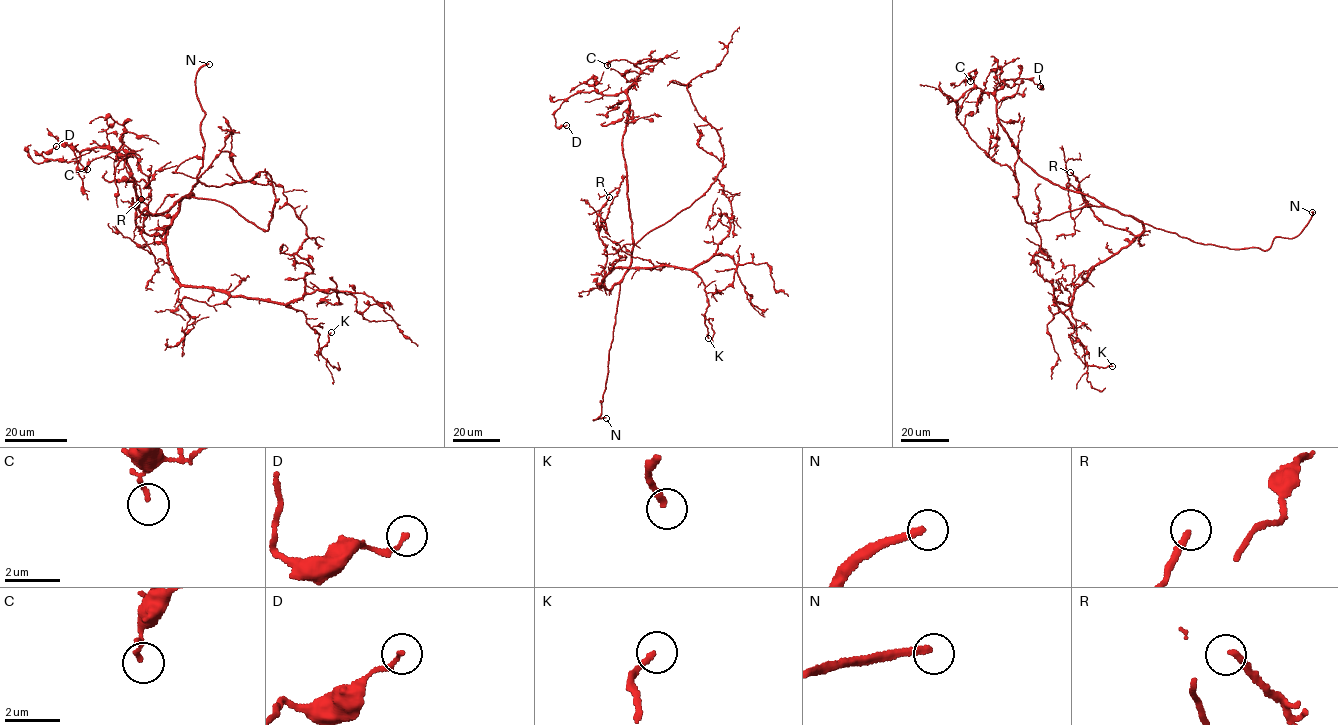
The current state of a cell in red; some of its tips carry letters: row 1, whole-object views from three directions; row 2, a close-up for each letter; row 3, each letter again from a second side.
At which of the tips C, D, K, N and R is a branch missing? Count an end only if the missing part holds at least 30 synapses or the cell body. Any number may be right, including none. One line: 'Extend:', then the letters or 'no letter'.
Extend: N, R

